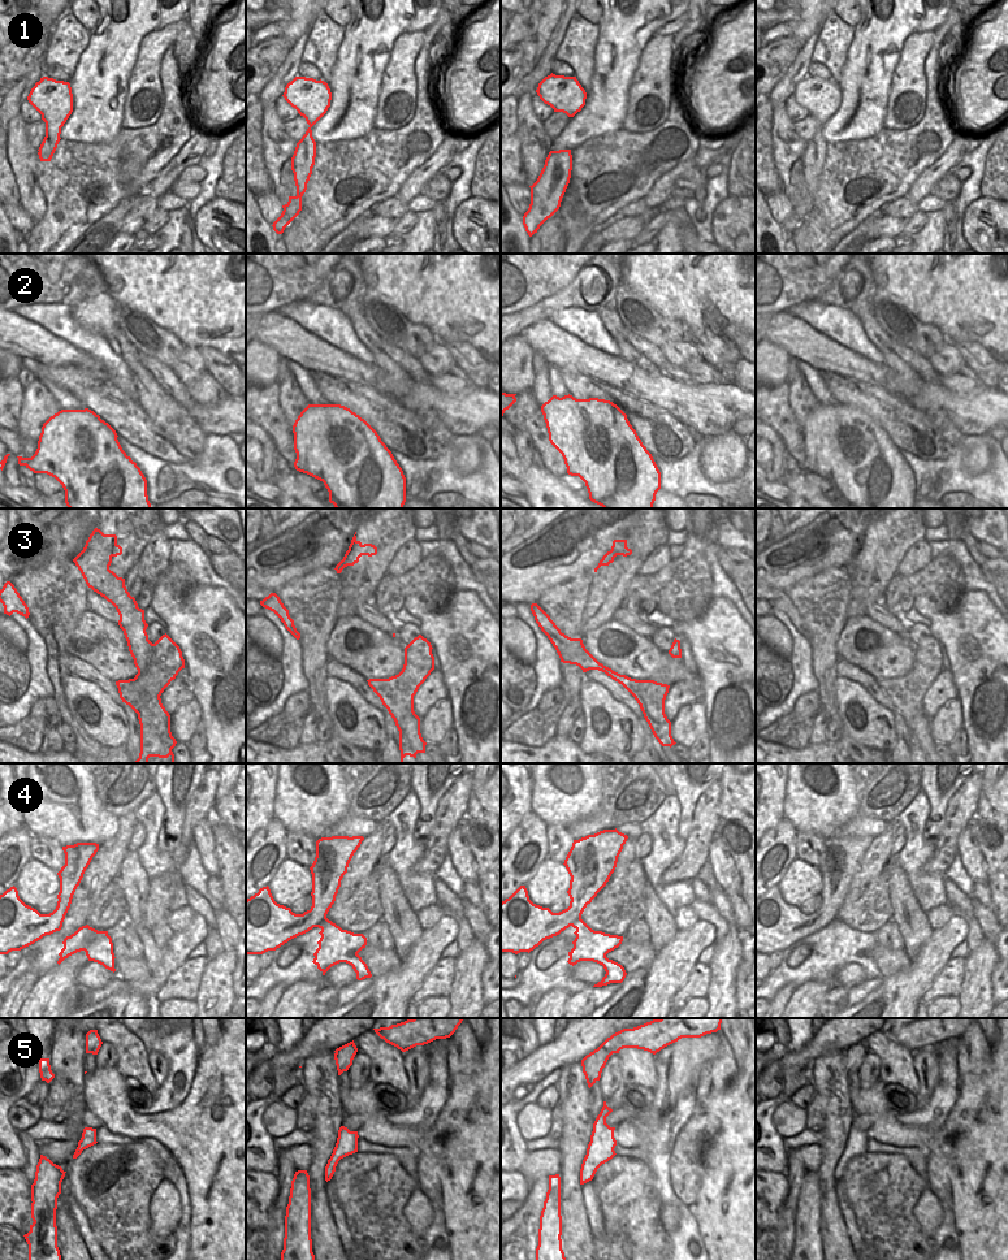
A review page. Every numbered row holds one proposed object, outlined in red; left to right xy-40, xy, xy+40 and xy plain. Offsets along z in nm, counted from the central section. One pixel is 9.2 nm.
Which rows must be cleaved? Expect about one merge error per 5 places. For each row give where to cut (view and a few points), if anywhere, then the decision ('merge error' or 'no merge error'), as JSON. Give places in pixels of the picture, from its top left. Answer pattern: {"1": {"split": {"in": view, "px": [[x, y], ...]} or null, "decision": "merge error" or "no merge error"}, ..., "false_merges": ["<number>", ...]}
{"1": {"split": null, "decision": "no merge error"}, "2": {"split": null, "decision": "no merge error"}, "3": {"split": {"in": "xy", "px": [[416, 680], [405, 679], [403, 687], [394, 689], [384, 705]]}, "decision": "merge error"}, "4": {"split": null, "decision": "no merge error"}, "5": {"split": {"in": "xy-40", "px": [[33, 1200], [40, 1209], [37, 1233], [39, 1251], [35, 1259]]}, "decision": "merge error"}, "false_merges": ["3", "5"]}

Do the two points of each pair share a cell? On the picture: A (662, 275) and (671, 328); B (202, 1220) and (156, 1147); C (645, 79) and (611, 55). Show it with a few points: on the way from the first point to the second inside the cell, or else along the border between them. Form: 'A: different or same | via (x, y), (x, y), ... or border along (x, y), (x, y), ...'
A: different | border along (645, 299), (662, 315), (676, 319), (684, 327)
B: different | border along (181, 1169), (190, 1204), (189, 1228)
C: different | border along (647, 42), (630, 85), (627, 100)

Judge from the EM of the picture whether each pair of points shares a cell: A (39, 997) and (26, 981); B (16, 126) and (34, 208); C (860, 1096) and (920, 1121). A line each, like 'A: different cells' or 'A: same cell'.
A: different cells
B: same cell
C: same cell

